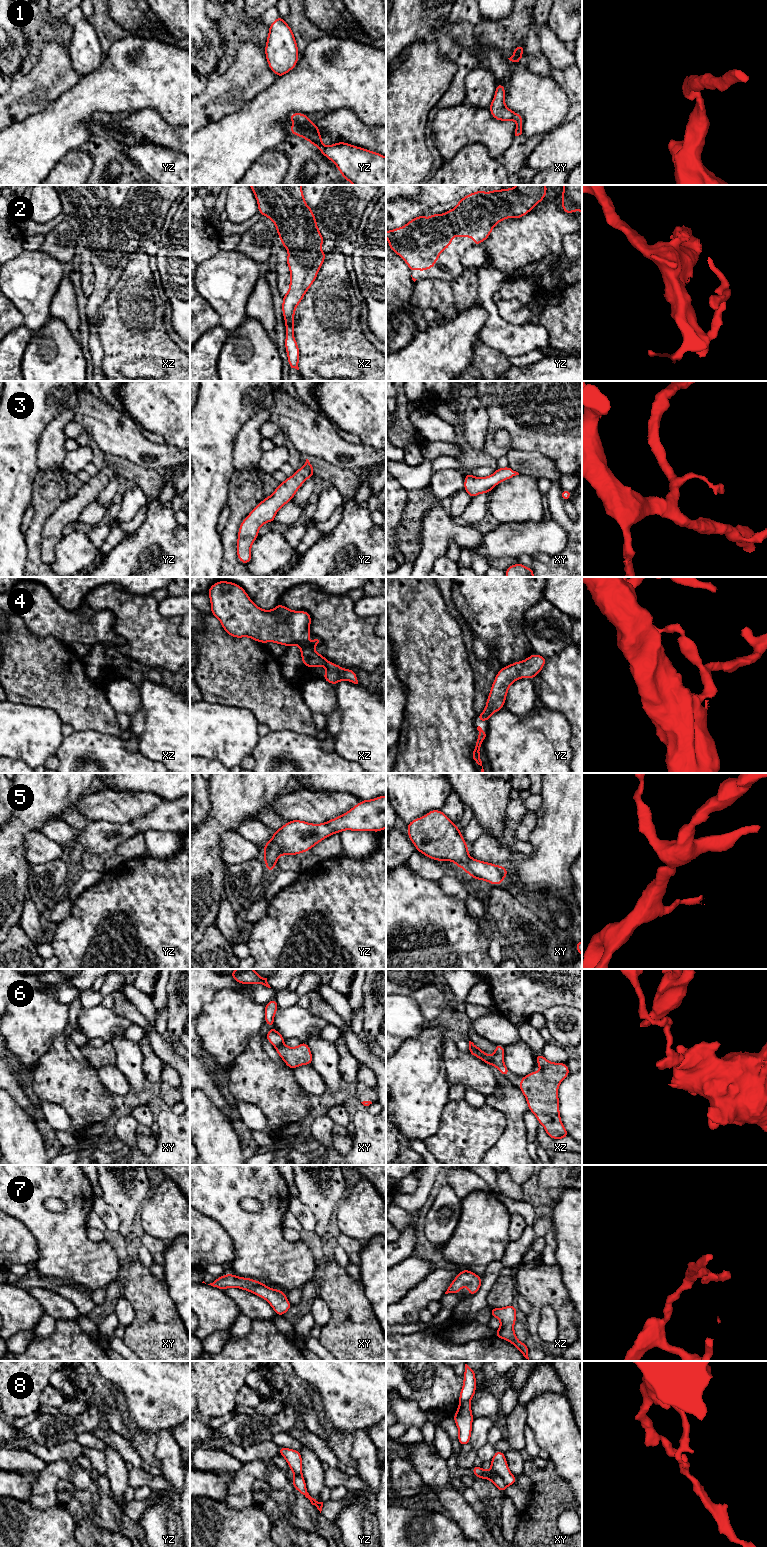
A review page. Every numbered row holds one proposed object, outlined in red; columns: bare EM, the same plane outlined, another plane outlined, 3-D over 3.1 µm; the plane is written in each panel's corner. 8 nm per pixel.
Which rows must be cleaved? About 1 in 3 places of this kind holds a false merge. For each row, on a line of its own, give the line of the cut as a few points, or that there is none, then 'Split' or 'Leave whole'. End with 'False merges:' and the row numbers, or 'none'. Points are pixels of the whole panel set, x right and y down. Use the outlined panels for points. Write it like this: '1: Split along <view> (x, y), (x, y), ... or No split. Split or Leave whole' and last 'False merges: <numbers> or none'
1: No split. Leave whole
2: No split. Leave whole
3: No split. Leave whole
4: No split. Leave whole
5: No split. Leave whole
6: Split along xz (476, 1047), (480, 1056), (491, 1064). Split
7: No split. Leave whole
8: Split along xy (491, 1468), (506, 1486). Split
False merges: 6, 8

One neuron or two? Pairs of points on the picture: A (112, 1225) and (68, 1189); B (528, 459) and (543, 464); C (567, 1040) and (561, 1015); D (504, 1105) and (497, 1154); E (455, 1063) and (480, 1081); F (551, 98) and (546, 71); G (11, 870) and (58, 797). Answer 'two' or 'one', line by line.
A: two
B: one
C: one
D: one
E: one
F: two
G: one

